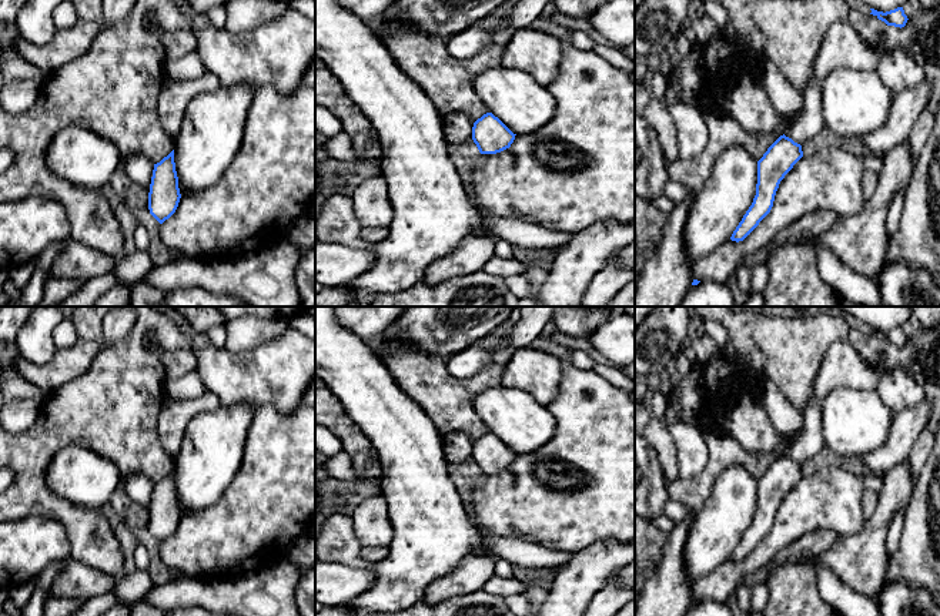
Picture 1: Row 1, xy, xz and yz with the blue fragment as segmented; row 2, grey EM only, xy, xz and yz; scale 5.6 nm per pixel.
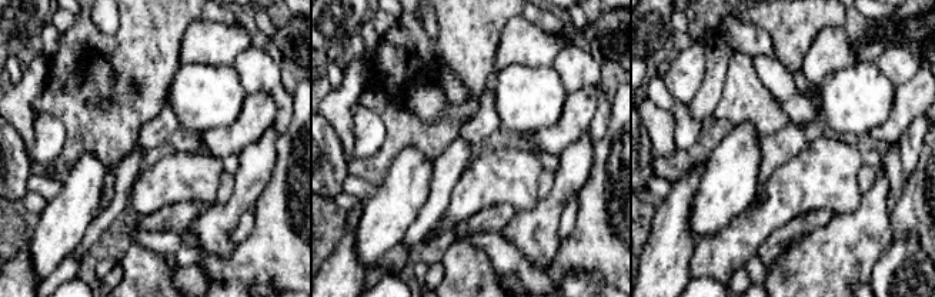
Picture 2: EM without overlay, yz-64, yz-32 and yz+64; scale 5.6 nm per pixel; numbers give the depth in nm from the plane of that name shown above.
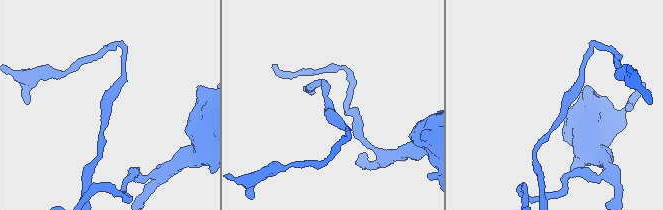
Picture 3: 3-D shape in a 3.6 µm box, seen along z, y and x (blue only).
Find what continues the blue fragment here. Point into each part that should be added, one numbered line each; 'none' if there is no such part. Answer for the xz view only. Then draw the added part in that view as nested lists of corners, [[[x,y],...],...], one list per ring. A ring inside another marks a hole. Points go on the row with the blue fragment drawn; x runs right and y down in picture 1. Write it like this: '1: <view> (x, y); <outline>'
none

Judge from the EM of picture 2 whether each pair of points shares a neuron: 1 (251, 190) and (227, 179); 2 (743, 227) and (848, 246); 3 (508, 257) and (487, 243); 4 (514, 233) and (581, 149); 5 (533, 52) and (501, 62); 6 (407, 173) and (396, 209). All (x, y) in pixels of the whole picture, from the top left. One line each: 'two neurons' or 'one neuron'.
1: two neurons
2: two neurons
3: one neuron
4: one neuron
5: one neuron
6: one neuron

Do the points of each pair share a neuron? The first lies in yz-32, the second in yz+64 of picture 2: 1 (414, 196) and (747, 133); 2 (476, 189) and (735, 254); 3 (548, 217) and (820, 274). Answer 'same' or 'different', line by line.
1: same
2: same
3: same

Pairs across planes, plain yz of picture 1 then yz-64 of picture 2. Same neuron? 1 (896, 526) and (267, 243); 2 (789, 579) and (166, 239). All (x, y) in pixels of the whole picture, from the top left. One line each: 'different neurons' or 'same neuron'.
1: different neurons
2: different neurons

